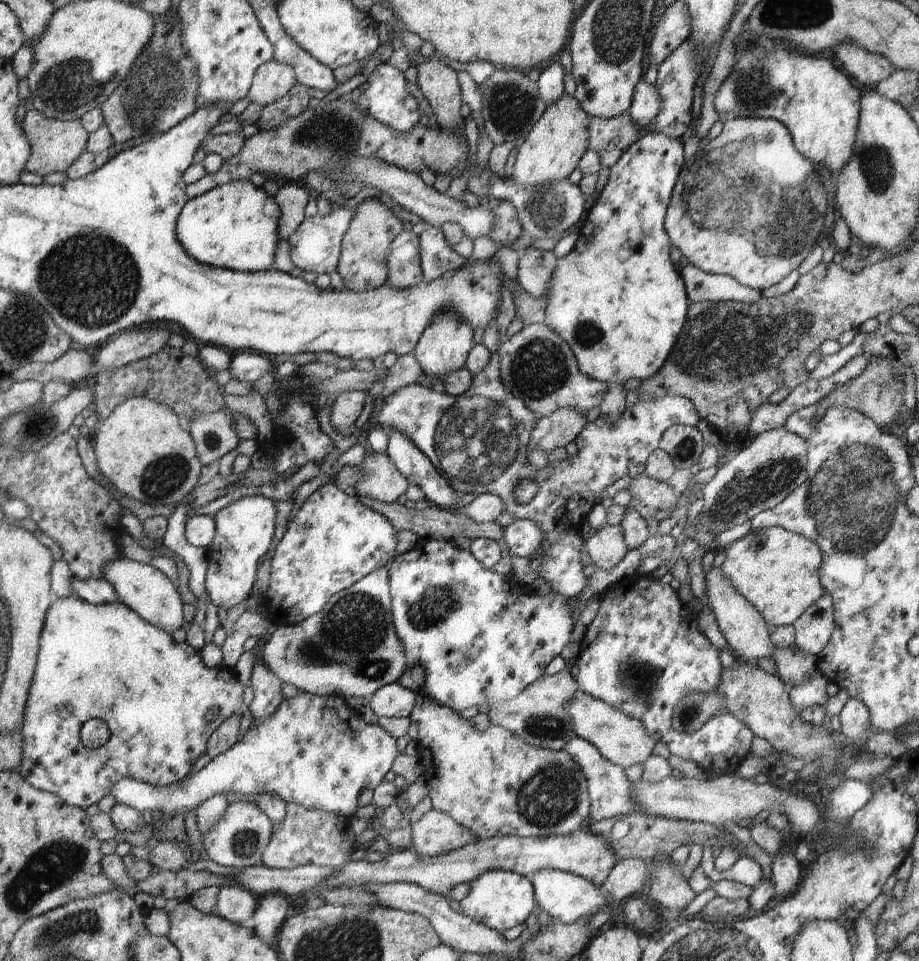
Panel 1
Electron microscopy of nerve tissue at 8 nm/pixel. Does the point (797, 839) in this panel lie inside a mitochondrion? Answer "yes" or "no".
no

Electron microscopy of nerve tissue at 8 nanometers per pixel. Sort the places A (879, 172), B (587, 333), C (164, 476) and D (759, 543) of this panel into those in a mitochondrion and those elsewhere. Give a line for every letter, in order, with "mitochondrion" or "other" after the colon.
A: mitochondrion
B: mitochondrion
C: mitochondrion
D: other

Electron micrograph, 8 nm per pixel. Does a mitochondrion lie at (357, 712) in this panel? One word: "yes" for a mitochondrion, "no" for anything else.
no

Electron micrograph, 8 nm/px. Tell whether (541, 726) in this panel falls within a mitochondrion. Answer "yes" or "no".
yes

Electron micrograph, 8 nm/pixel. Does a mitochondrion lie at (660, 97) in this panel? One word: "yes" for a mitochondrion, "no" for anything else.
no

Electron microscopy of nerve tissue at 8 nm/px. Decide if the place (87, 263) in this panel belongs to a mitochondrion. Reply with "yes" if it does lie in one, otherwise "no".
yes

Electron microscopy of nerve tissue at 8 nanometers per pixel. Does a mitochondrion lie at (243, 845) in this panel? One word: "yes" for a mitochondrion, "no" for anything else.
yes

